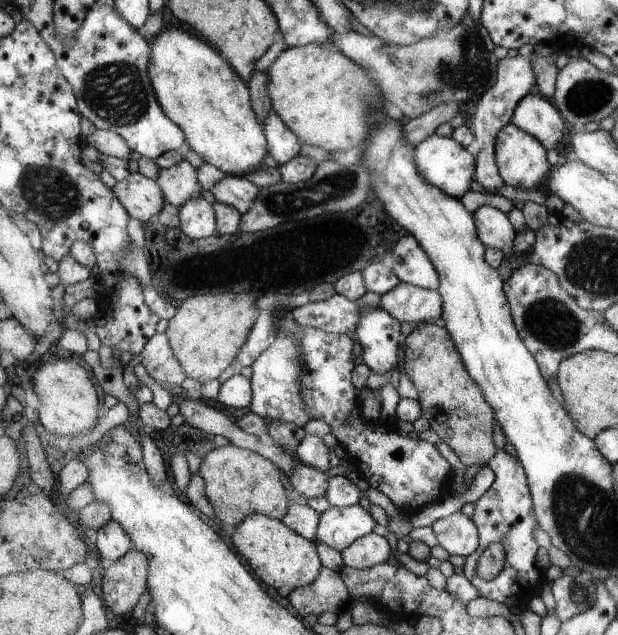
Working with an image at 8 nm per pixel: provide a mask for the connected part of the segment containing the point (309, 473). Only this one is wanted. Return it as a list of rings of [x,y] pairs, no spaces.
[[[299,462],[289,478],[295,492],[307,499],[320,498],[327,494],[330,478],[320,469]]]

